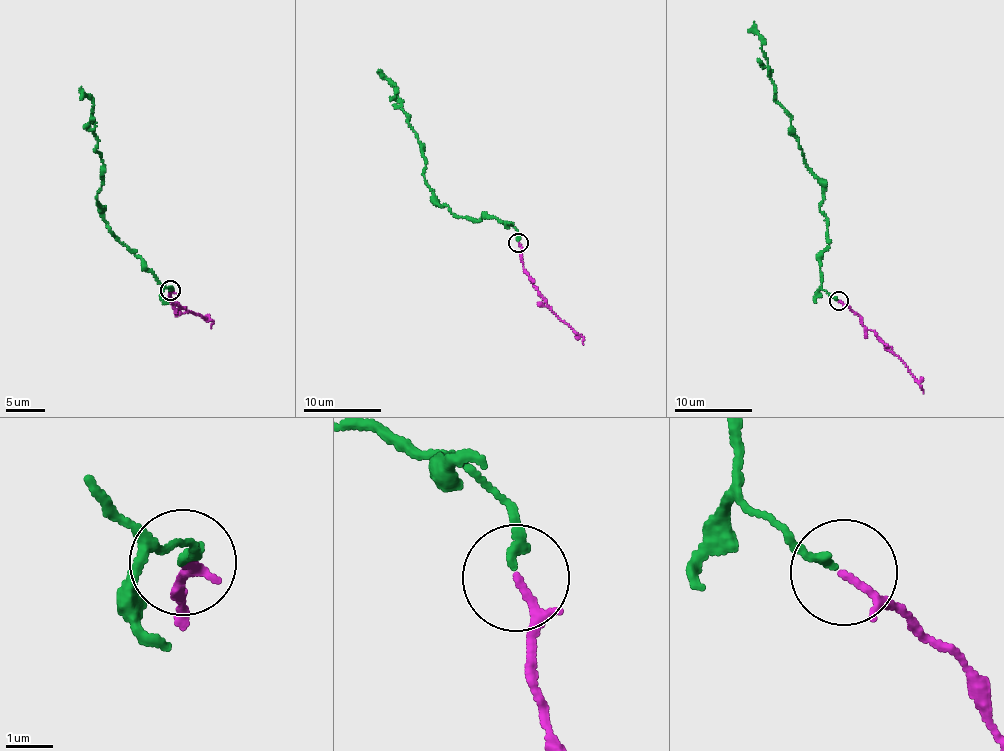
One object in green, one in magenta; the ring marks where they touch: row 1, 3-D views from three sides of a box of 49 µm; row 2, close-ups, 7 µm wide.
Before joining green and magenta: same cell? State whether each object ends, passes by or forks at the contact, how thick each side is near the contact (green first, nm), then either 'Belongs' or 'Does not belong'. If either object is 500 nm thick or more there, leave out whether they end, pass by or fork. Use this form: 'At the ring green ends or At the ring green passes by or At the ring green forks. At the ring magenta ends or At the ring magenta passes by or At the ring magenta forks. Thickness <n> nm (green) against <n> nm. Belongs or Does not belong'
At the ring green ends. At the ring magenta passes by. Thickness 190 nm (green) against 110 nm. Does not belong

